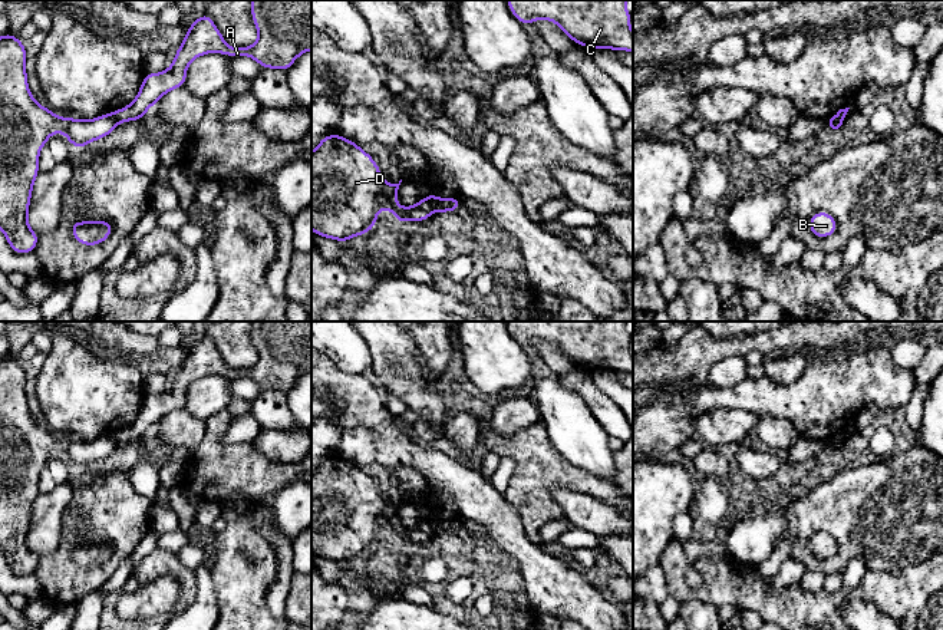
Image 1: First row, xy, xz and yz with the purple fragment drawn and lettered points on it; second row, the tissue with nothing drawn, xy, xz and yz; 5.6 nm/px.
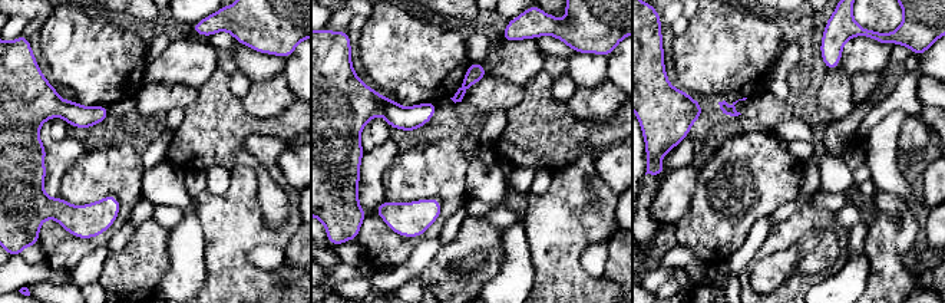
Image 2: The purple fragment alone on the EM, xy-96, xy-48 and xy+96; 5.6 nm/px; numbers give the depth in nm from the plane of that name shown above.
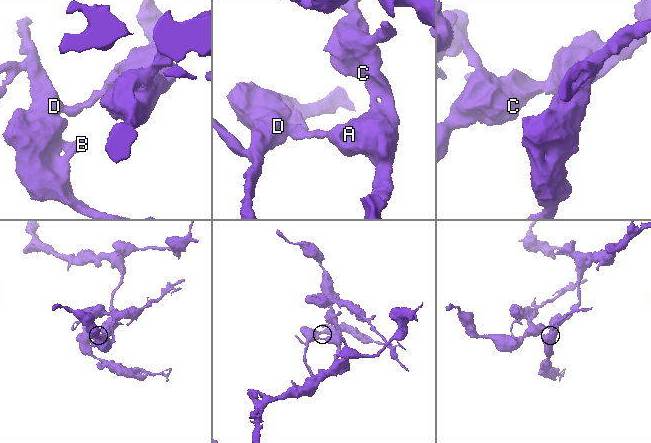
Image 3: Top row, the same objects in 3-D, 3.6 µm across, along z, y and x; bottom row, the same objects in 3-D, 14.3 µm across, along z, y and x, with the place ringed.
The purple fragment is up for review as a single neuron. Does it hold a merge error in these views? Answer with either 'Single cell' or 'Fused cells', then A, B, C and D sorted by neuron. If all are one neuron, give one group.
Fused cells. Groups: A C / B D

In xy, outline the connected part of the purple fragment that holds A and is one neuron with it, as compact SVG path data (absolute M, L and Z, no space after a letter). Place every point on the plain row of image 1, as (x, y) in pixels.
M251 321L251 340L258 352L258 360L247 369L228 367L207 334L195 340L177 370L171 389L159 395L145 395L133 423L112 433L112 438L118 443L138 443L141 439L145 439L146 432L164 416L185 408L188 386L207 375L221 375L228 379L247 377L257 382L261 390L271 389L287 393L300 376L311 372L311 321Z

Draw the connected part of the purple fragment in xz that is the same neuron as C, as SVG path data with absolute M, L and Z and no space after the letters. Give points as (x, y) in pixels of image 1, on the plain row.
M507 321L514 339L521 346L534 346L537 340L554 343L574 365L594 370L627 372L633 375L633 353L630 352L632 336L626 330L627 321Z

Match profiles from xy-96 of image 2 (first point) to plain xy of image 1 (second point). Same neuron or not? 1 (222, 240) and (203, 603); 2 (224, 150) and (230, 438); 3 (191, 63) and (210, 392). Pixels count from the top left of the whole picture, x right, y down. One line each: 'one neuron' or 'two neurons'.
1: two neurons
2: two neurons
3: one neuron

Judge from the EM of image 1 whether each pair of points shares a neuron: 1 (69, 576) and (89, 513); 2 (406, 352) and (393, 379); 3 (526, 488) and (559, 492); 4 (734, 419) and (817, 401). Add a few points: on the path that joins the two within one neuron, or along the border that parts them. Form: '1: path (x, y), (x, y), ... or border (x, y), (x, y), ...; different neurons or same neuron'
1: path (65, 560), (65, 543), (76, 528); same neuron
2: path (399, 359), (396, 362), (396, 372); same neuron
3: border (551, 490), (556, 487), (570, 487), (586, 492); different neurons
4: border (722, 408), (751, 411), (759, 416); different neurons

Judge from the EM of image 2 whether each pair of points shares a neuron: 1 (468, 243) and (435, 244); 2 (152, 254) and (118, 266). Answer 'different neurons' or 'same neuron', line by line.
1: different neurons
2: same neuron

